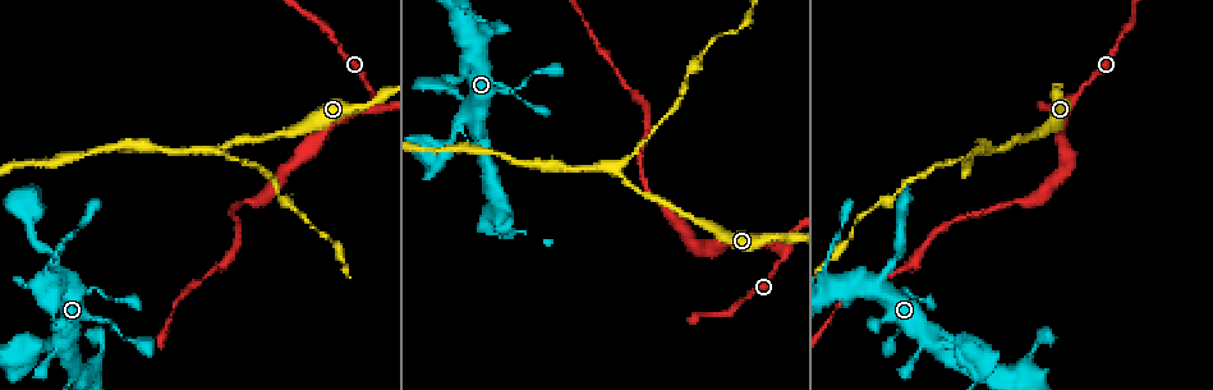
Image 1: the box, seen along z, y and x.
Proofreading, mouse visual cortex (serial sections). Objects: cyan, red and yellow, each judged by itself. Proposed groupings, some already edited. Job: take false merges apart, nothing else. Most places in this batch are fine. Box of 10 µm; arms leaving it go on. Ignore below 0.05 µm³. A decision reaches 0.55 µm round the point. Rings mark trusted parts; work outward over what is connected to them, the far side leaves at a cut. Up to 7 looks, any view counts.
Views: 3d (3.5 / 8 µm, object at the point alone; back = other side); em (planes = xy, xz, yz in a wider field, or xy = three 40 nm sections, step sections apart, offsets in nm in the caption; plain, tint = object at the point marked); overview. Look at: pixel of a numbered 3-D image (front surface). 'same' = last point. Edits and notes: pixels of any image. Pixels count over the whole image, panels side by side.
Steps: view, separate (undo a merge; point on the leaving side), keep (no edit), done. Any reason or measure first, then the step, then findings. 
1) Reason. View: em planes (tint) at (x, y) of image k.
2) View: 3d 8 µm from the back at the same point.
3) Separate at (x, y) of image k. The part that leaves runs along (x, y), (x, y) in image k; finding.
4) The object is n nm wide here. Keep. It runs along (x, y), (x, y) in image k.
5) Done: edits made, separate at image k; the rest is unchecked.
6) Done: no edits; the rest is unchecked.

Sharp bend. View: em xy step 2 (tint) at (374, 103) of image 1.

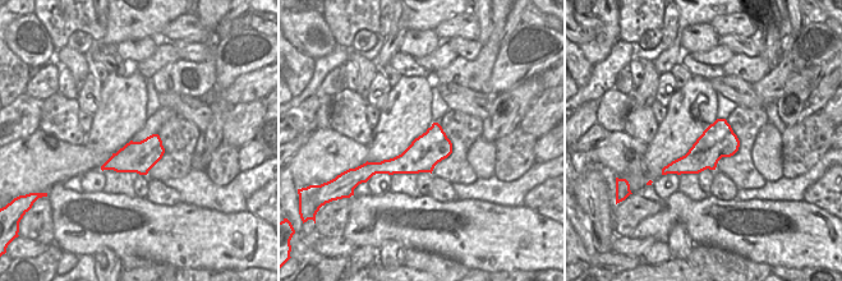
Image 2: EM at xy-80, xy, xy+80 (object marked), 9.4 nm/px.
Wider look. View: 3d 3.5 µm at the same point.

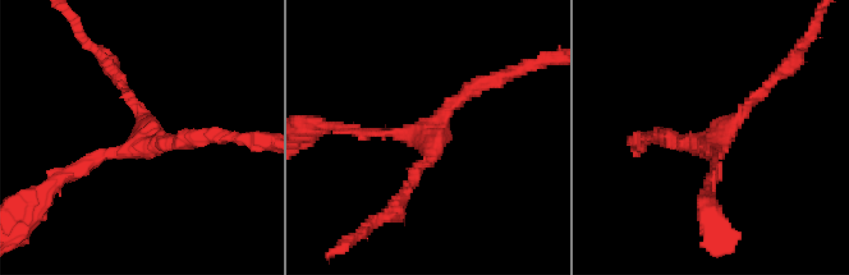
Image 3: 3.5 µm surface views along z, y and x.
Keep. It runs along (772, 79), (720, 138), (714, 174) in image 3; all the same cell.

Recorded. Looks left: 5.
Abrupt turn. View: 3d 3.5 µm at (211, 153) of image 1.

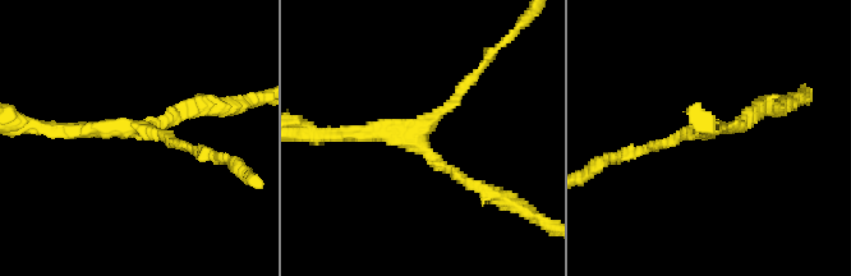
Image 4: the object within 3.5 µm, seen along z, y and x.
3 arms meet here; the arms are 150, 150, 200 nm wide; shape alone is not enough. View: em xy step 5 (tint) at (136, 129) of image 4.

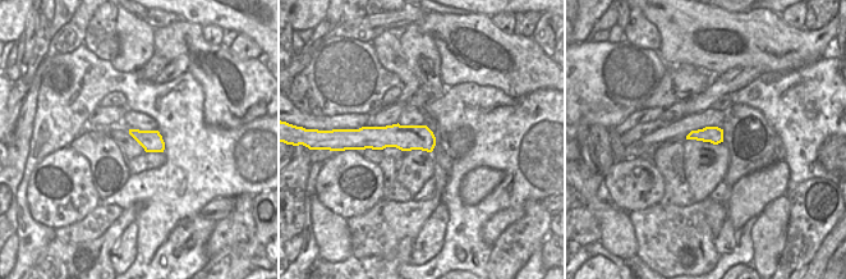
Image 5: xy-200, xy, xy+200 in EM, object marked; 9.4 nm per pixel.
Keep. It runs along (481, 189), (410, 133), (335, 133) in image 4; one cell here.

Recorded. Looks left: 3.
Narrows sharply. View: 3d 3.5 µm from the back at (173, 310) of image 1.

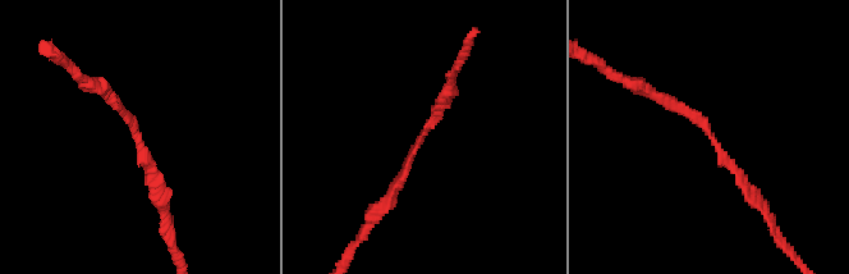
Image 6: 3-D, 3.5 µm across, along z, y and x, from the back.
The arms are 150, 150 nm wide; need the tissue. View: em xy step 2 (tint) at (713, 139) of image 6.

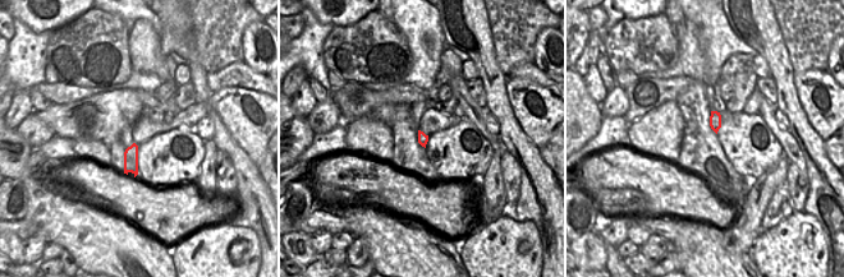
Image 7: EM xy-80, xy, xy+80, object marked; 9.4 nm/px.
View: em planes (tint) at the same point.

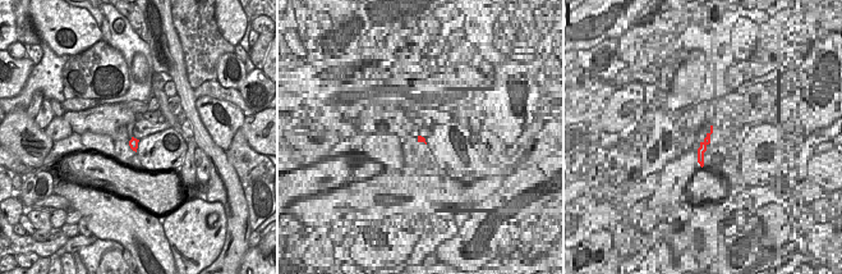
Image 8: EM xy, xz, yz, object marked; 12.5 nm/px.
Keep. It runs along (656, 96), (700, 115), (761, 206) in image 6; continuous, no second cell.

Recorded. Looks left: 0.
Done: no edits; the rest is unchecked.

